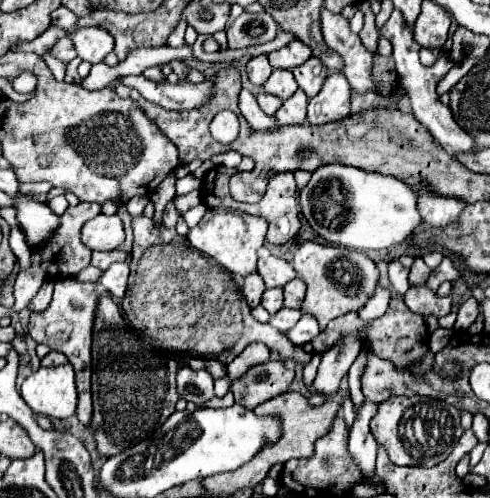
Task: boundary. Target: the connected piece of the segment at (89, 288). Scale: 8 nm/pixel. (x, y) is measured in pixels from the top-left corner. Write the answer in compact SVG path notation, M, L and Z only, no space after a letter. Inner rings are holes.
M58 279L54 287L54 297L50 307L44 313L32 313L28 331L30 337L36 343L46 343L54 351L62 351L70 365L74 365L76 373L76 389L78 389L78 409L76 417L80 419L82 425L90 425L92 421L92 395L90 395L90 343L92 343L92 323L94 323L94 299L96 295L96 285L92 283L78 283L74 279Z

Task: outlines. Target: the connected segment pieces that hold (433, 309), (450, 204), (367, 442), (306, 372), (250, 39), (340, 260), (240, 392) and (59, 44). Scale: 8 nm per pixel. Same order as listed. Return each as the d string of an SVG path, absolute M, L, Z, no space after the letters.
M426 285L410 287L404 295L404 301L414 313L420 313L424 317L426 315L436 315L436 317L448 315L452 307L452 295L438 297L436 291L430 291Z
M418 193L418 201L420 201L420 211L424 221L432 227L442 227L442 223L456 219L458 211L466 207L466 203L460 199L450 199L434 193Z
M364 399L364 403L360 405L358 415L350 427L348 447L366 477L374 475L374 461L376 461L376 451L378 451L378 445L374 443L374 437L370 433L370 421L376 412L377 404Z
M316 353L310 363L303 368L303 382L307 387L313 383L320 361L321 354Z
M242 13L228 29L228 45L232 49L246 49L268 43L276 37L278 25L268 13Z
M306 241L294 253L292 265L298 277L306 283L306 297L302 303L302 313L314 315L320 329L324 329L328 321L340 315L346 315L350 311L358 313L366 305L366 301L372 297L376 283L378 283L378 269L372 263L372 259L368 259L360 251L350 251L342 247Z
M266 361L250 367L242 377L230 383L236 401L246 403L250 409L284 393L294 379L294 369L282 361Z
M62 37L62 39L58 39L58 41L54 43L52 53L54 53L60 61L64 61L64 63L70 63L70 61L76 57L74 45L72 45L72 43L70 43L70 39L66 39L66 37Z

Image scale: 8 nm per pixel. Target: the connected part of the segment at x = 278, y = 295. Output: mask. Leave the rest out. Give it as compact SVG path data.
M266 289L262 295L262 303L260 303L270 315L274 315L276 311L282 309L282 289Z

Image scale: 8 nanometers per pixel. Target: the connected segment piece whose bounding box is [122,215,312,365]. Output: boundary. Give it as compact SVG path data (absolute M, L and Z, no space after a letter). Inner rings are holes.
M143 215L133 217L132 229L132 273L122 309L126 323L140 337L152 339L164 351L188 353L188 357L218 357L226 365L240 355L250 341L262 341L270 349L276 349L282 361L292 359L300 365L310 361L312 355L308 355L302 347L290 343L286 335L278 333L270 325L258 323L250 315L250 307L228 269L190 245L163 243L162 228L158 231L152 218ZM236 315L242 317L242 329L240 323L236 323Z

